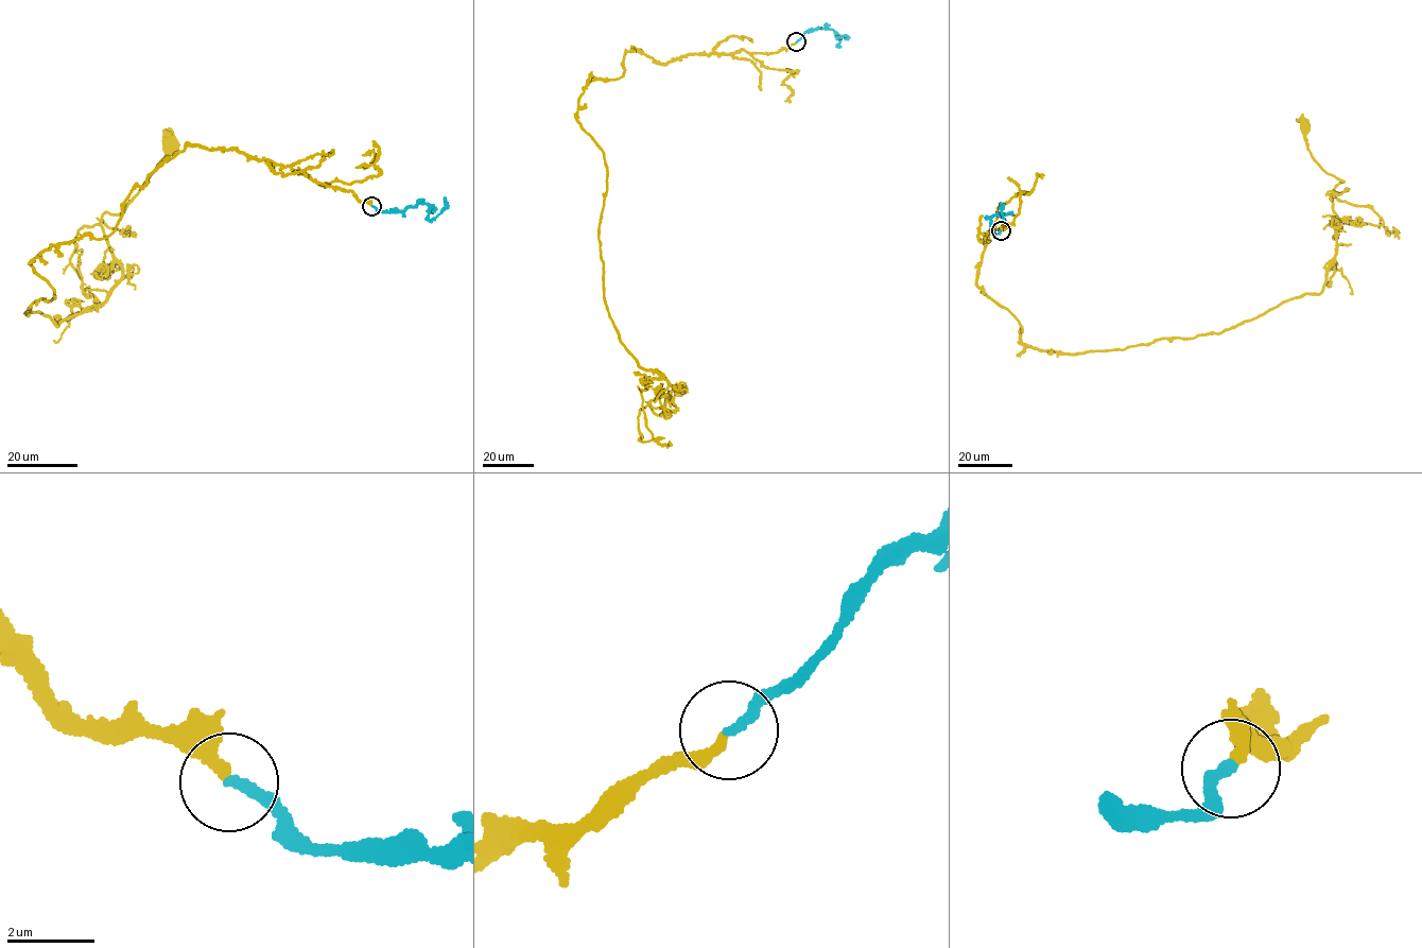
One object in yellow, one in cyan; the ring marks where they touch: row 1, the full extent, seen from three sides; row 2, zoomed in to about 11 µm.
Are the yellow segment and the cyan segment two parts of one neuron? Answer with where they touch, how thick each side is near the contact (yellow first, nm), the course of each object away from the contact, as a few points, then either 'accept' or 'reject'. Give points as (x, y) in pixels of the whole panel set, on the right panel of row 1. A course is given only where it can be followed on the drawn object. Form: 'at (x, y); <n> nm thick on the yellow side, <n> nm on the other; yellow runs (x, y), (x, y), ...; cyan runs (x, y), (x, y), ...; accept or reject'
at (1001, 230); 260 nm thick on the yellow side, 240 nm on the other; yellow runs (1001, 230), (984, 236), (976, 282), (1024, 344), (1219, 333), (1324, 285), (1344, 181), (1304, 125); cyan runs (1001, 230), (993, 234), (990, 224), (992, 217), (995, 216), (1005, 222), (1000, 202); accept

